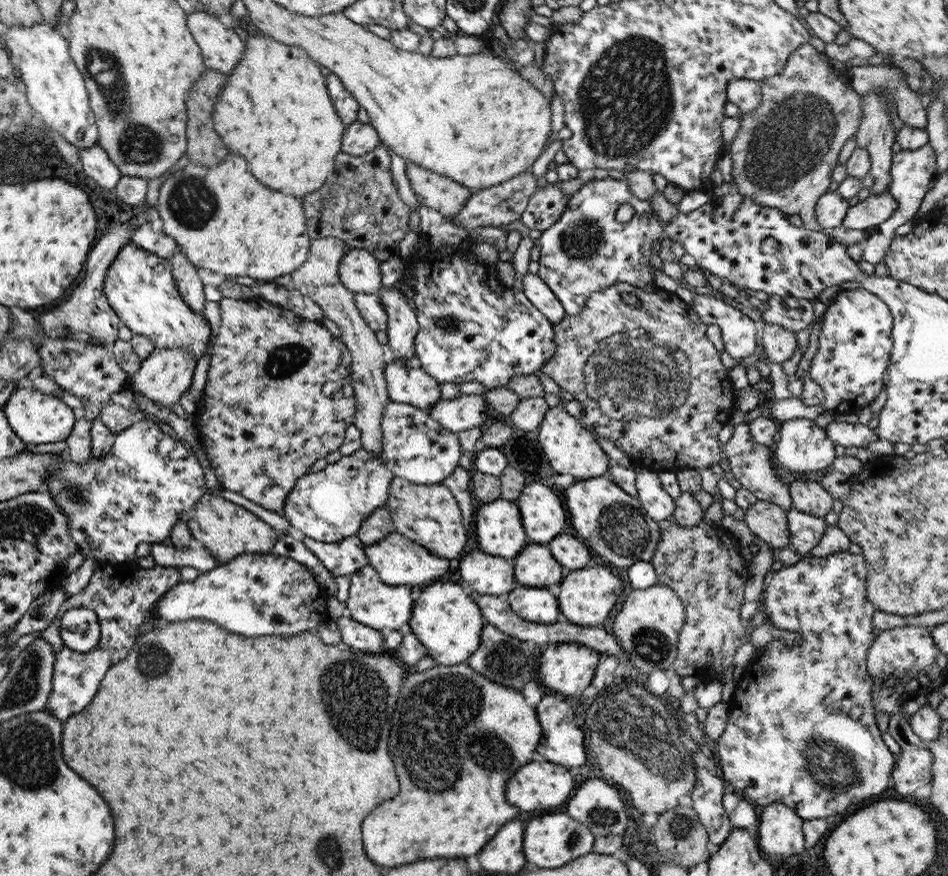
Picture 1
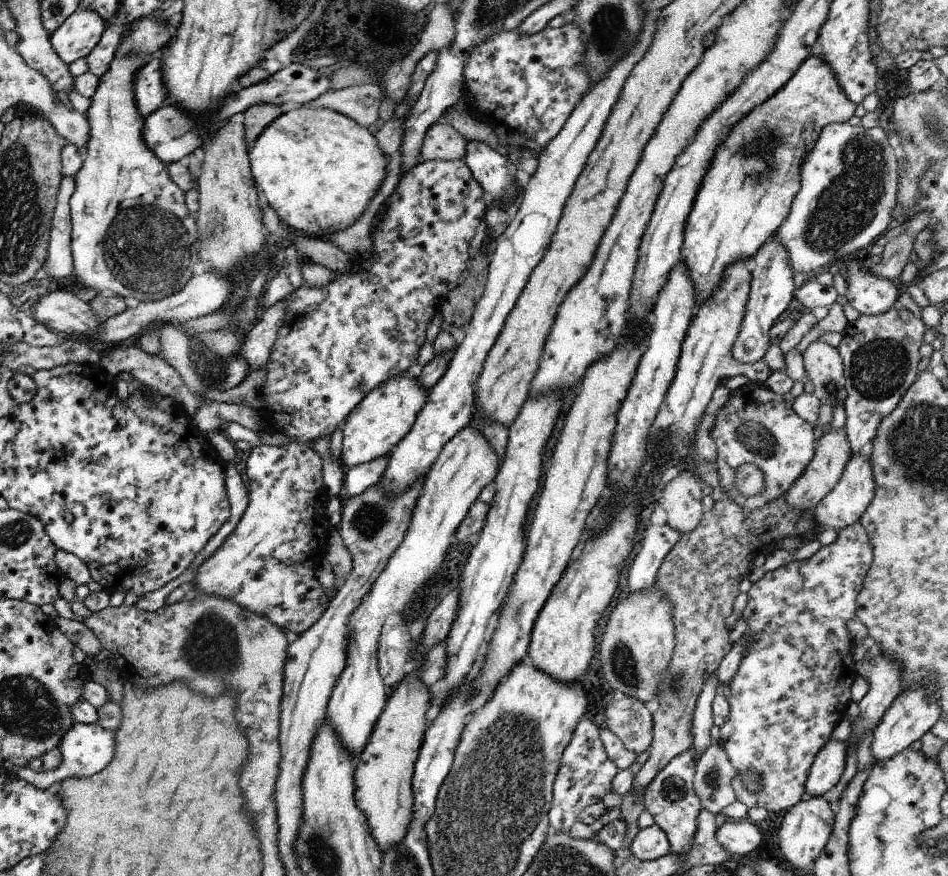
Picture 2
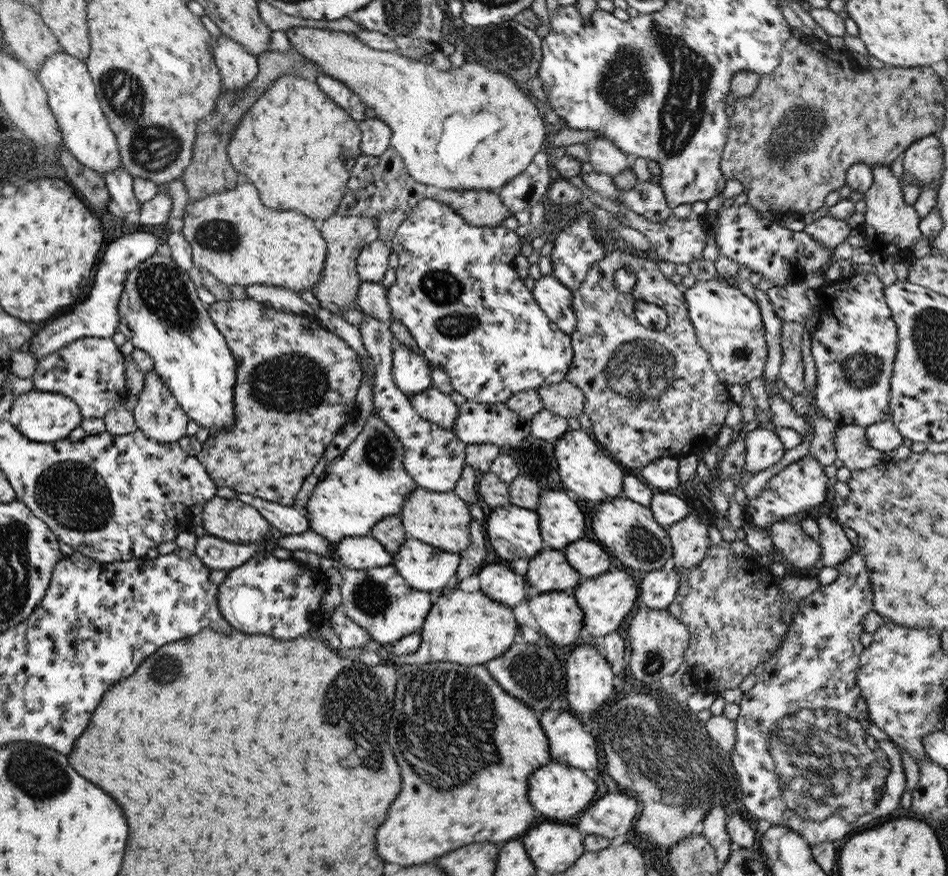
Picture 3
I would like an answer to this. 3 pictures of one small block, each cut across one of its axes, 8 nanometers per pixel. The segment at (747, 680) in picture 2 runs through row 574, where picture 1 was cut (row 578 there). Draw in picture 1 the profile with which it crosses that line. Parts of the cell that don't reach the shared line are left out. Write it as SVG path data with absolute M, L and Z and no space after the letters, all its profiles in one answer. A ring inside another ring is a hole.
M837 551L823 557L805 556L801 557L797 562L782 566L779 570L772 571L769 569L763 578L762 591L757 598L757 601L751 606L758 610L760 608L763 612L764 618L768 618L768 622L778 630L787 630L797 632L801 636L801 641L795 646L787 646L783 641L773 639L765 644L760 650L760 653L751 658L748 662L748 667L745 670L745 675L740 682L740 690L730 698L728 702L728 719L723 729L719 740L717 740L716 752L719 754L721 765L719 767L719 775L721 778L727 780L733 787L735 793L748 803L754 802L762 808L779 802L787 806L789 810L793 810L799 818L803 821L811 820L812 818L824 818L833 820L835 814L839 816L847 816L849 812L853 812L855 808L859 808L859 804L855 804L853 800L865 800L865 798L873 798L877 794L881 794L891 781L891 770L893 770L894 756L886 748L882 742L880 732L875 725L875 710L870 697L870 687L872 680L867 672L866 656L869 646L871 646L874 639L871 633L871 615L875 612L876 608L868 601L866 597L866 568L863 557L858 554L849 553L849 551ZM817 742L815 752L809 752L805 758L805 748L813 748L813 744Z

